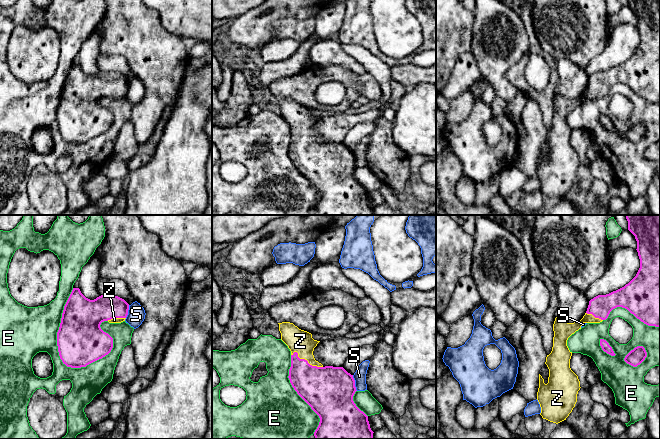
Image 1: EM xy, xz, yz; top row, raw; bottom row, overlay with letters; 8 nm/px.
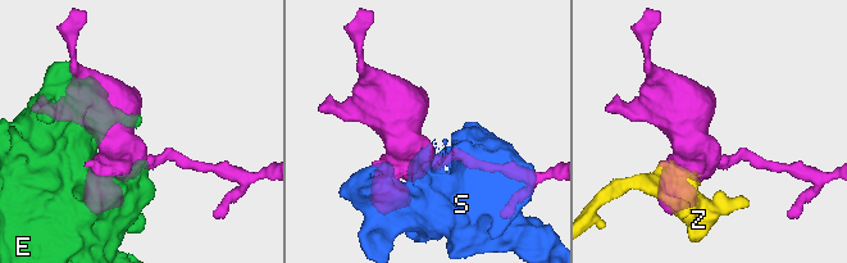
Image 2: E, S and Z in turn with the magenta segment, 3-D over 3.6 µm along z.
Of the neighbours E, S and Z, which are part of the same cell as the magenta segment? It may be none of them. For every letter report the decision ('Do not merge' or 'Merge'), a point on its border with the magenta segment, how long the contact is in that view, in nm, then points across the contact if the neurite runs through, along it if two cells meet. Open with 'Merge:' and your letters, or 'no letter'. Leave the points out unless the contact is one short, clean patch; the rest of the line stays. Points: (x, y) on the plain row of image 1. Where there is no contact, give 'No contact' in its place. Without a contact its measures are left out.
Merge: Z
E: Do not merge. Touches magenta at xy (57, 110). Shared border 650 nm
S: Do not merge. Touches magenta at xz (354, 159). Shared border 130 nm. Boundary: xz (352, 151), (357, 166)
Z: Merge. Touches magenta at xz (306, 136). Shared border 280 nm

